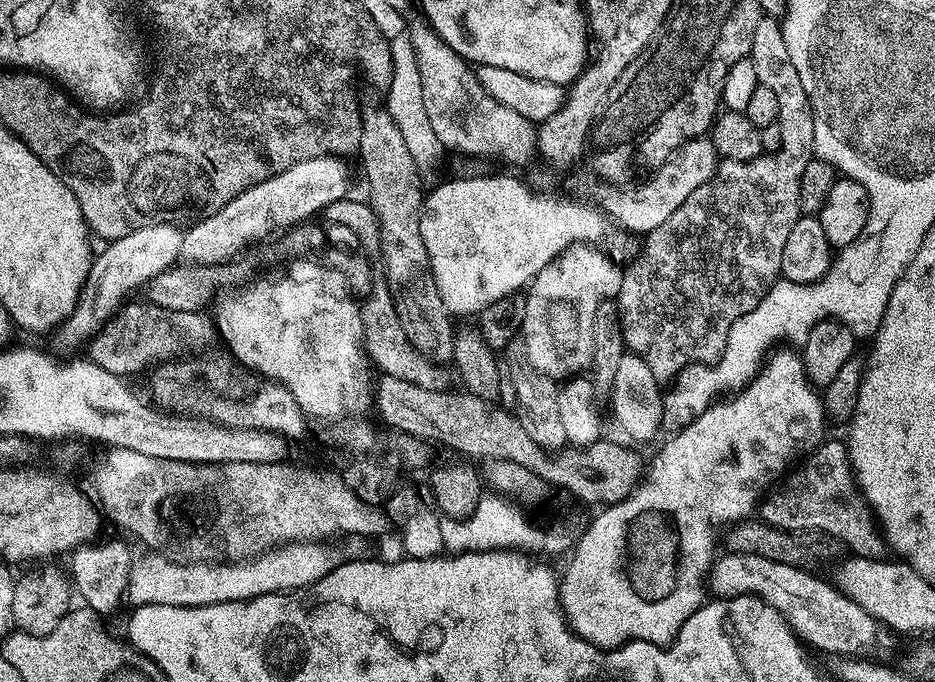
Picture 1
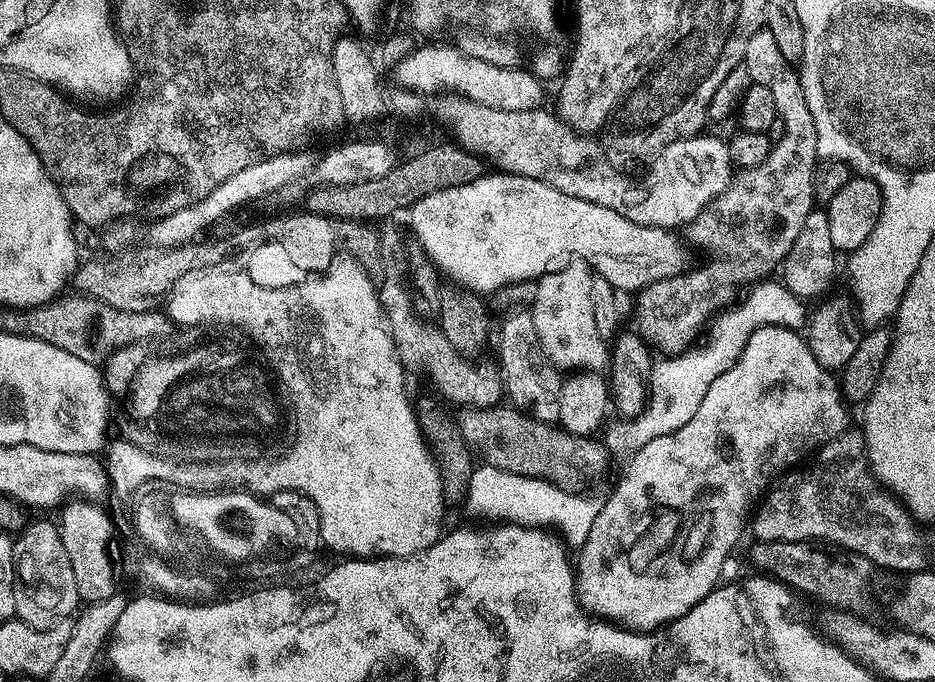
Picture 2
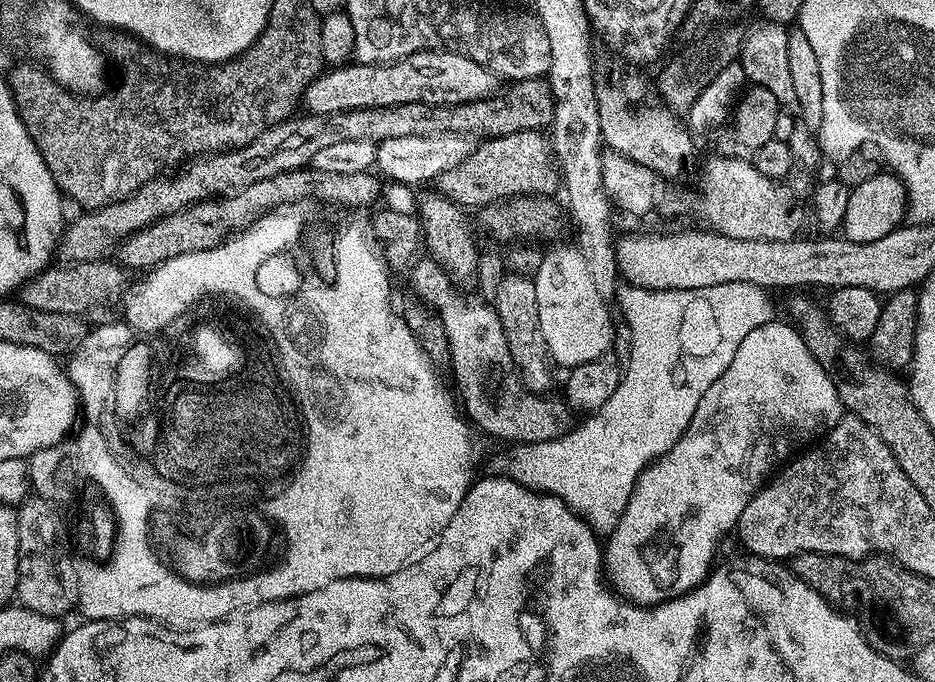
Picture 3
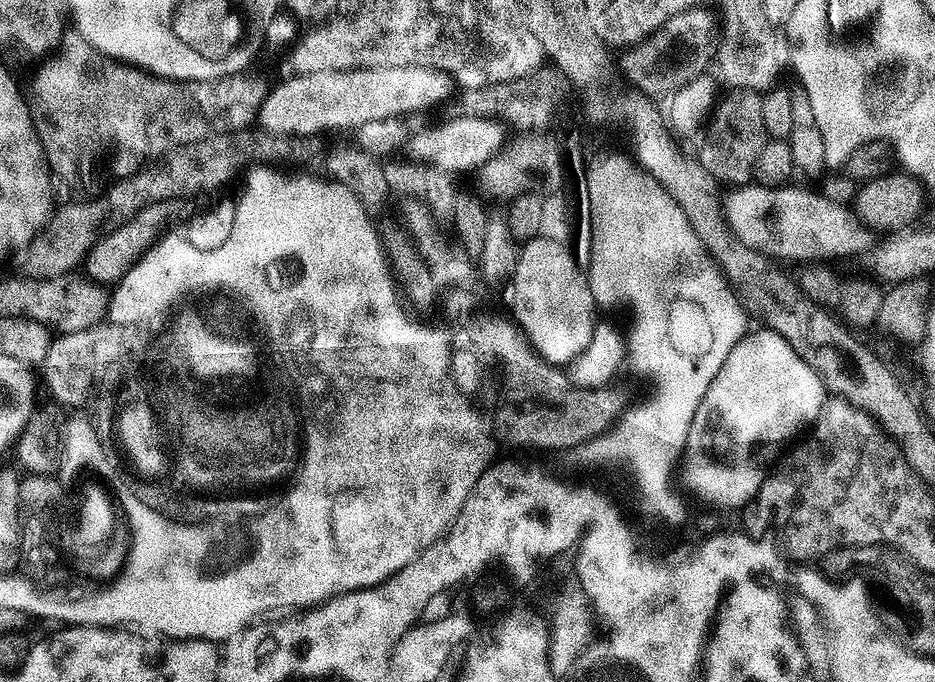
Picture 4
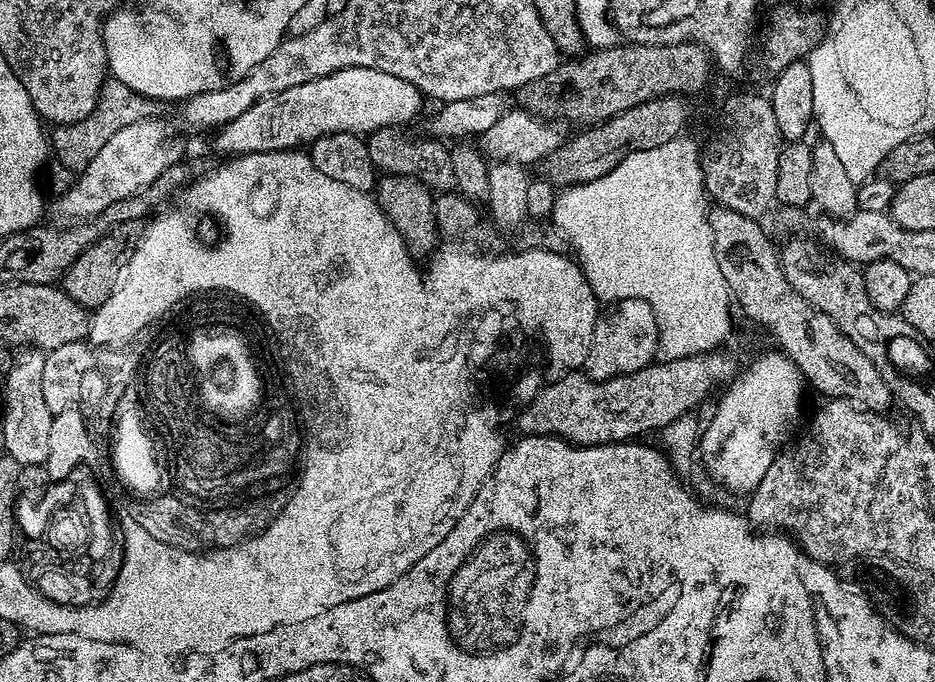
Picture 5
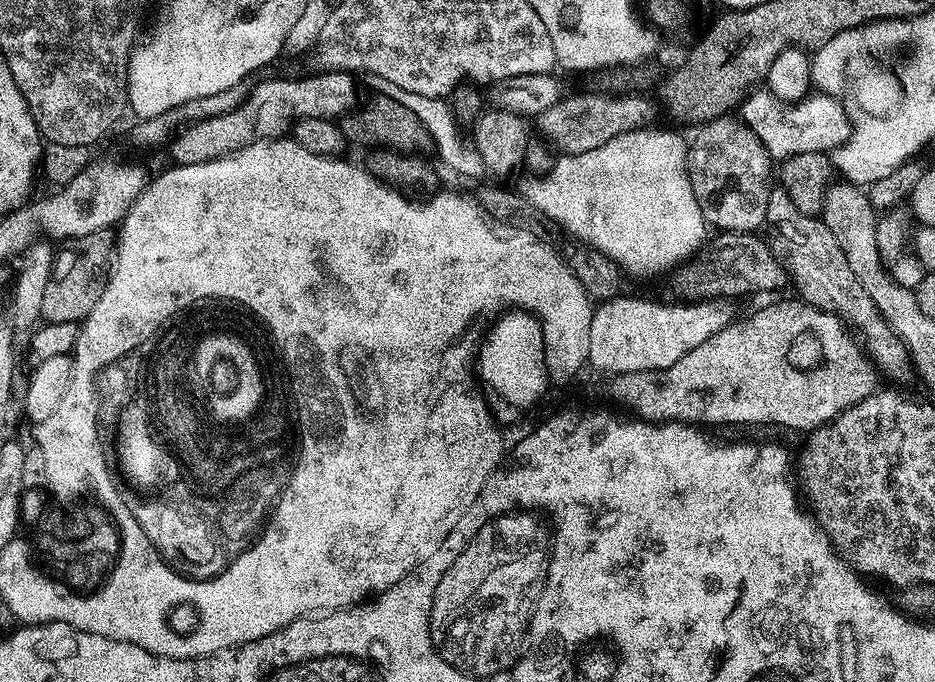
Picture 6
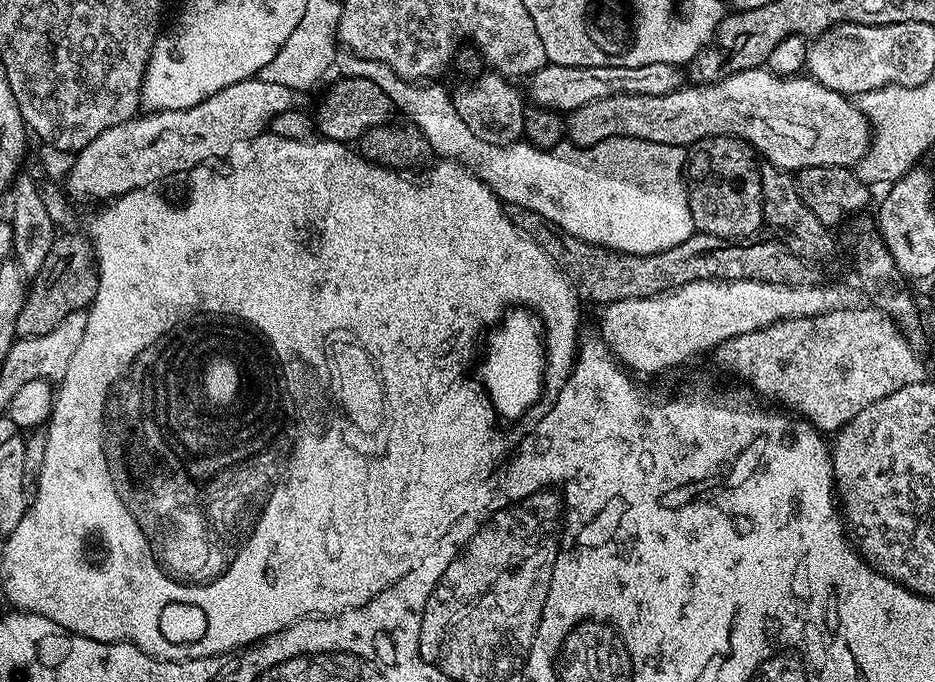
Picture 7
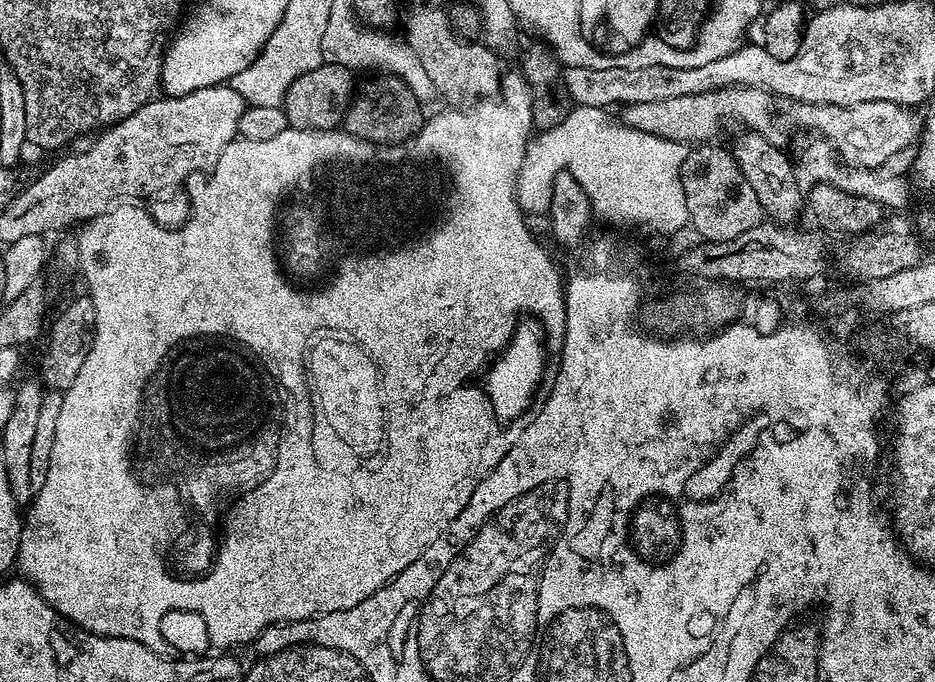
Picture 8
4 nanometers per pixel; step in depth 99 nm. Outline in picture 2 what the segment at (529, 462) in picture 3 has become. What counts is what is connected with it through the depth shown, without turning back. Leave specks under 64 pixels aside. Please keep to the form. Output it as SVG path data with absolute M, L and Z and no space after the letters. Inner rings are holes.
M765 278L753 283L747 289L741 304L733 303L725 307L707 325L706 335L700 343L679 354L668 354L657 359L652 365L652 373L648 379L648 403L644 409L634 417L625 419L624 425L616 432L616 448L625 454L631 454L641 448L646 442L654 438L662 438L671 432L677 432L698 410L702 398L706 398L706 390L710 390L710 382L730 366L734 366L736 359L742 354L750 334L754 330L766 326L778 326L779 328L791 328L800 330L806 324L806 308L799 299L792 296L790 290L783 283ZM481 463L473 467L468 483L468 494L462 504L476 516L489 516L492 522L525 524L528 528L548 528L559 530L567 547L578 550L598 518L601 501L592 496L577 492L564 492L550 481L538 477L519 476L496 469L492 465Z

